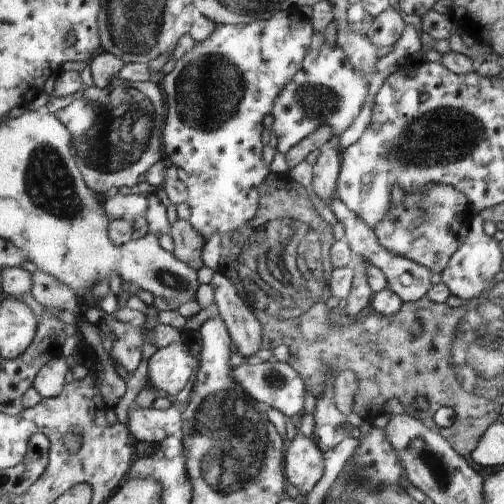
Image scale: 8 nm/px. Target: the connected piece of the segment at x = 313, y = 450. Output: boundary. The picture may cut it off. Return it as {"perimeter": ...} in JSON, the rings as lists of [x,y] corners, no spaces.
{"perimeter":[[[300,431],[294,436],[294,440],[289,442],[286,463],[287,478],[302,495],[311,493],[323,478],[324,458],[318,448],[319,446],[314,444],[312,438],[304,436]]]}

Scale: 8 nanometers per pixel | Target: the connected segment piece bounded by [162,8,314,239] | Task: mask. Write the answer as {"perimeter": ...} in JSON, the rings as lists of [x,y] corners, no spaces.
{"perimeter":[[[287,9],[282,10],[270,19],[261,19],[259,22],[250,22],[247,24],[234,24],[234,25],[222,25],[213,33],[211,38],[208,38],[205,42],[195,44],[193,50],[182,57],[176,64],[174,70],[166,76],[162,81],[165,87],[165,92],[168,94],[168,127],[164,134],[164,143],[167,147],[169,164],[176,165],[178,168],[186,170],[189,174],[189,181],[187,188],[189,189],[189,198],[187,202],[190,204],[193,211],[191,217],[191,224],[206,238],[212,237],[214,234],[220,234],[222,236],[227,233],[239,230],[242,226],[247,225],[252,219],[256,218],[256,214],[260,212],[260,196],[262,194],[262,182],[264,178],[270,174],[270,170],[266,168],[264,160],[262,160],[262,120],[268,112],[273,112],[273,104],[277,98],[280,98],[280,94],[284,88],[288,86],[296,74],[298,74],[303,66],[304,58],[308,54],[309,47],[312,42],[312,28],[306,20],[306,16],[302,10]]]}

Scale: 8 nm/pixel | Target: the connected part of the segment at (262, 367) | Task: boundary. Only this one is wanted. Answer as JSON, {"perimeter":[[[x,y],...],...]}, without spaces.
{"perimeter":[[[273,358],[267,362],[244,362],[240,367],[233,368],[233,377],[245,388],[252,399],[268,408],[278,409],[290,420],[297,421],[304,413],[306,386],[301,375],[288,362],[278,362]]]}

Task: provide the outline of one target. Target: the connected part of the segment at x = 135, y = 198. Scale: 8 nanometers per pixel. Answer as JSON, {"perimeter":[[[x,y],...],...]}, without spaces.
{"perimeter":[[[112,193],[104,197],[105,209],[111,220],[127,219],[135,221],[149,214],[149,196]]]}

